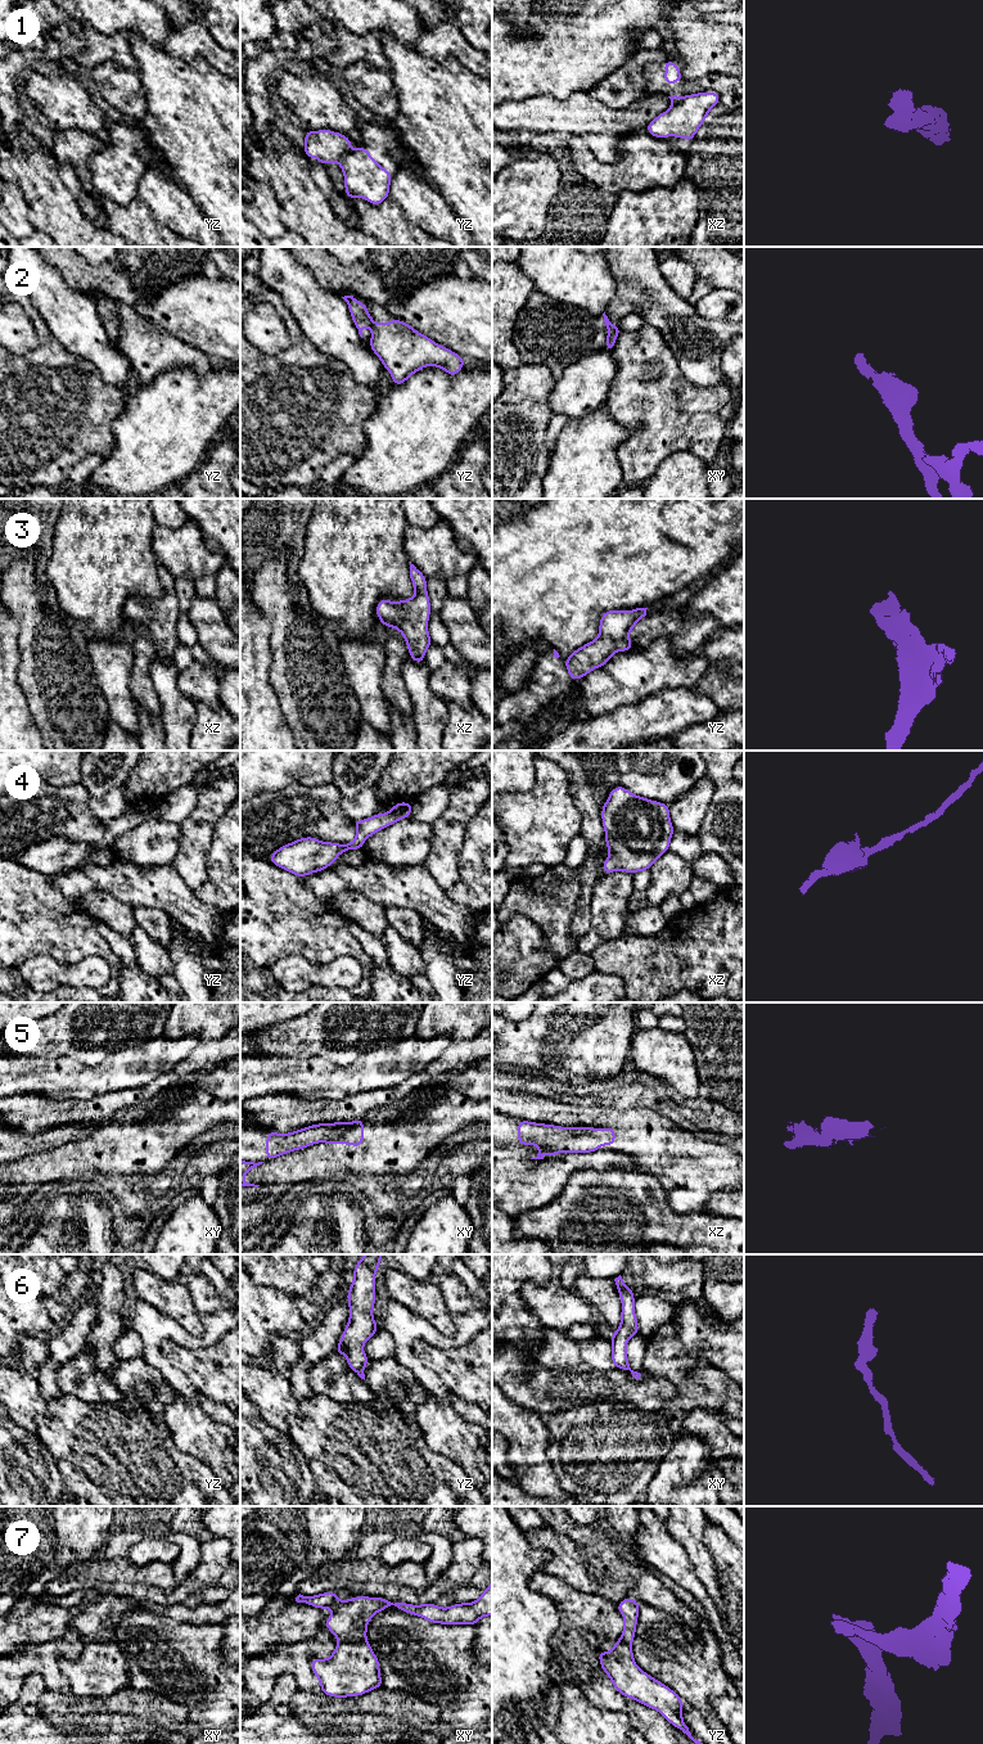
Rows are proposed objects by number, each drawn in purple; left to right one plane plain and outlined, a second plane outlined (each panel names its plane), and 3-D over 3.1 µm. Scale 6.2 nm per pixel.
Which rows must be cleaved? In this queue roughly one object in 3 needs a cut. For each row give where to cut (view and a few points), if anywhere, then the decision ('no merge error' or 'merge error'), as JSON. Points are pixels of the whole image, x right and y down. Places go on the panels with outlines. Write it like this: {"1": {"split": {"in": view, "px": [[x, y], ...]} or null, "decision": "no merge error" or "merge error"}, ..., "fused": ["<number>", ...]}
{"1": {"split": {"in": "yz", "px": [[347, 152], [338, 162]]}, "decision": "merge error"}, "2": {"split": {"in": "yz", "px": [[374, 323], [371, 328]]}, "decision": "merge error"}, "3": {"split": null, "decision": "no merge error"}, "4": {"split": null, "decision": "no merge error"}, "5": {"split": {"in": "xz", "px": [[595, 1130], [551, 1144], [539, 1145]]}, "decision": "merge error"}, "6": {"split": null, "decision": "no merge error"}, "7": {"split": {"in": "xy", "px": [[339, 1640], [366, 1641]]}, "decision": "merge error"}, "fused": ["1", "2", "5", "7"]}

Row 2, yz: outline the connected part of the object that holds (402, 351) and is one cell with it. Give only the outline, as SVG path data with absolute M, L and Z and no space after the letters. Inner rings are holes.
M398 319L374 323L369 346L391 373L394 386L402 386L425 366L438 366L455 377L465 365L460 355Z

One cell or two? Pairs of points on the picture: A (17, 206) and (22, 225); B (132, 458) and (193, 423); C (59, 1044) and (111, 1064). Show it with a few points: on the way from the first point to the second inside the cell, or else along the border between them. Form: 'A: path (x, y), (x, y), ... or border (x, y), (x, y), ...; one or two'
A: path (17, 211), (17, 220); one
B: path (148, 451), (177, 423); one
C: border (72, 1058), (88, 1064), (98, 1064), (104, 1059); two

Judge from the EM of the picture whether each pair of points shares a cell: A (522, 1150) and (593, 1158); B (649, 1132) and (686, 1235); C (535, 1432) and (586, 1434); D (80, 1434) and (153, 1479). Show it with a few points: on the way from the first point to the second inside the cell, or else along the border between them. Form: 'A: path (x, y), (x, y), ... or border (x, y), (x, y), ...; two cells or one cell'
A: path (536, 1166), (562, 1166), (575, 1162); one cell
B: border (662, 1188), (668, 1206), (676, 1213), (694, 1212); two cells
C: border (545, 1422), (549, 1429), (548, 1460); two cells
D: path (98, 1445), (135, 1479); one cell

